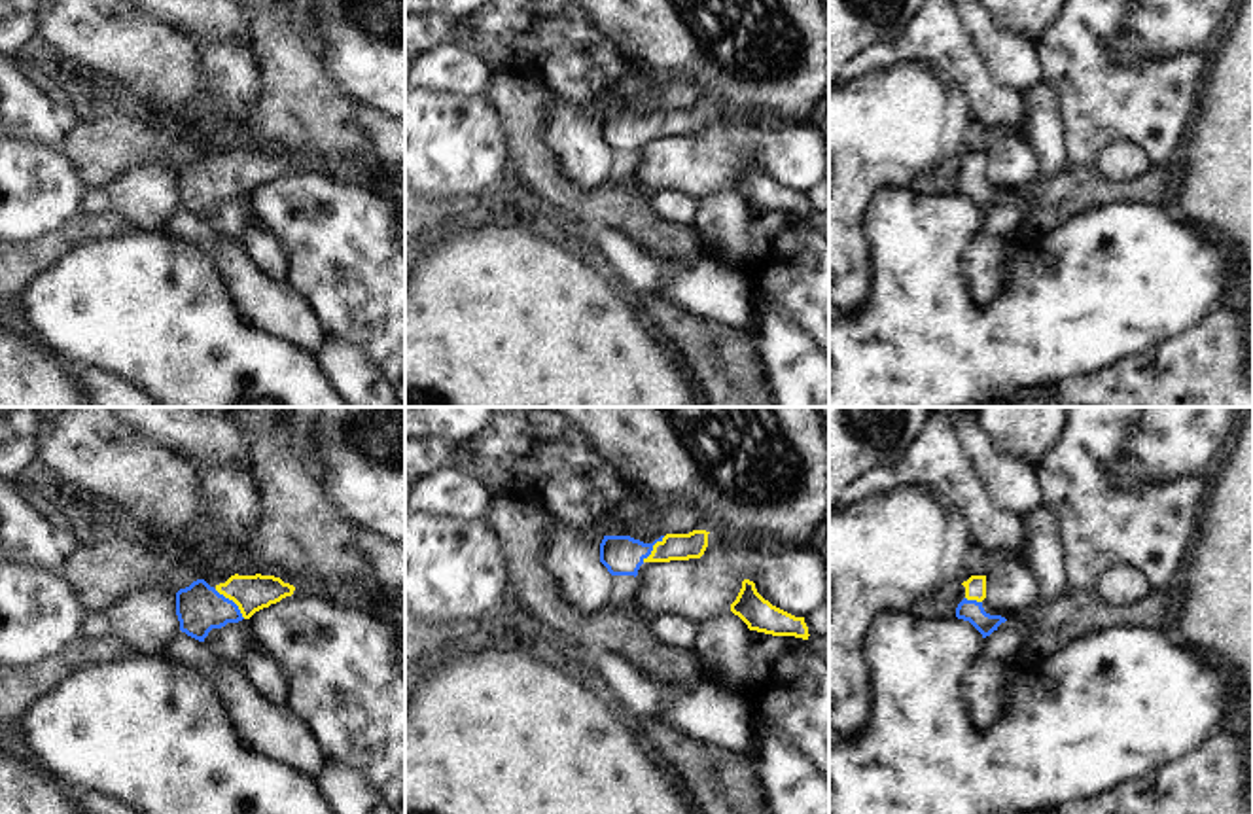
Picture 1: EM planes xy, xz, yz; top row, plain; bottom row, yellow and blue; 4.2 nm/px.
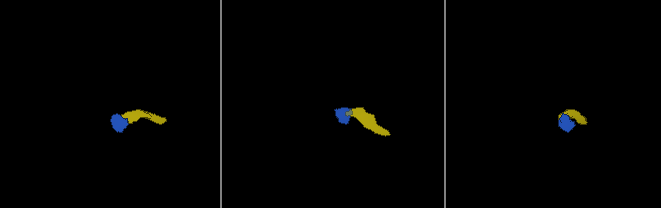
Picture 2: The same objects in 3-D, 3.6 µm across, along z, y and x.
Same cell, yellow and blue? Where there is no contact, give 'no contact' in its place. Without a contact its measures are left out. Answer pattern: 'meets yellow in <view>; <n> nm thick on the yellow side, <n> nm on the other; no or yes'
meets yellow in xy; 160 nm thick on the yellow side, 200 nm on the other; yes

